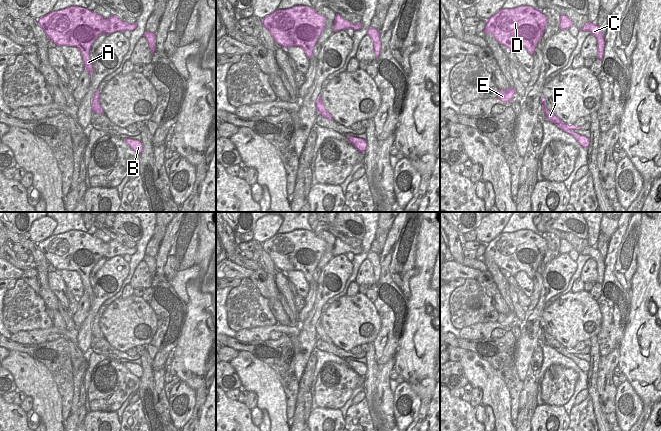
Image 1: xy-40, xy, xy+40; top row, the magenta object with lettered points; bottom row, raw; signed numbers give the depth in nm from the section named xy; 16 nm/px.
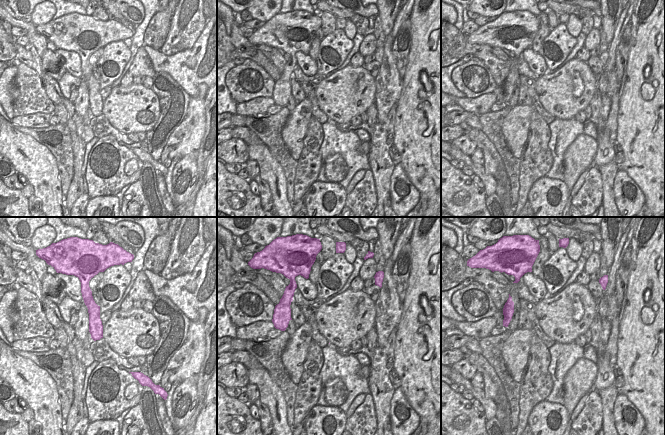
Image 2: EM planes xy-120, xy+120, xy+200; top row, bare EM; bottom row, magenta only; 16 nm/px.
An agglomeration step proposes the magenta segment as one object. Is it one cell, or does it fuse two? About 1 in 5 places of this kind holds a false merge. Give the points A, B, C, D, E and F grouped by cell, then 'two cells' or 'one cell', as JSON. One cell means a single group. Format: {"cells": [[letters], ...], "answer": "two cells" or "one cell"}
{"cells": [["A", "B", "C", "D", "E", "F"]], "answer": "one cell"}

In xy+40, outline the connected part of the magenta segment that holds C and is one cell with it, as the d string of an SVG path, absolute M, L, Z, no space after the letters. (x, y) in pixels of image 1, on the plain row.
M587 246L579 254L589 255L592 259L594 259L596 261L596 263L597 263L597 272L598 272L597 282L602 284L603 280L604 280L605 264L604 264L604 258L601 256L599 250L597 248Z

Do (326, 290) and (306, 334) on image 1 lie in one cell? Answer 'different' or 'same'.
same

